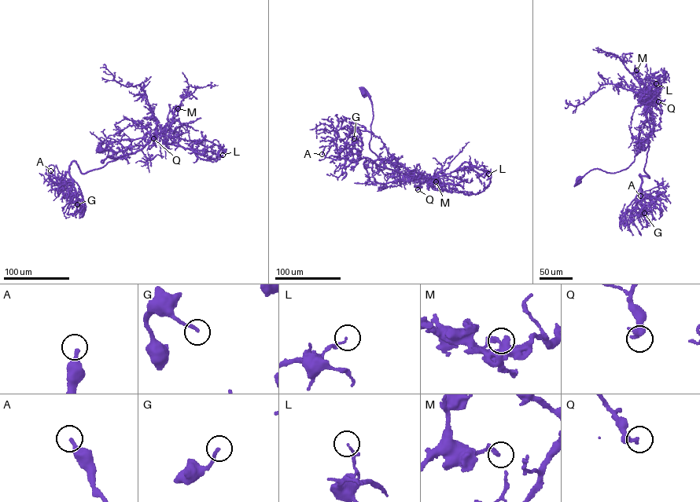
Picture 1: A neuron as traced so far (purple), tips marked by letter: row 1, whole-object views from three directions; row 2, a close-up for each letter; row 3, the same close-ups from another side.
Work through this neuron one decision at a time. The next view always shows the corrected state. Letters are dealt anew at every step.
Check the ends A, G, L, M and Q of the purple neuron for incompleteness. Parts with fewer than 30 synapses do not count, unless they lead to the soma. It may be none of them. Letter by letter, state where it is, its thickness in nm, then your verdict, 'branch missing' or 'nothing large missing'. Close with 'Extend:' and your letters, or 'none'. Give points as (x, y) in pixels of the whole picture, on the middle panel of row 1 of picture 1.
A: (322, 154) | 280 nm | nothing large missing
G: (354, 138) | 160 nm | nothing large missing
L: (488, 174) | 100 nm | nothing large missing
M: (436, 181) | 220 nm | nothing large missing
Q: (418, 189) | 340 nm | nothing large missing
Extend: none

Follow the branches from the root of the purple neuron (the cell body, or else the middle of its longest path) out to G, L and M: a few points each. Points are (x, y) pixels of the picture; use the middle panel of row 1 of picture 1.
G: (363, 93), (373, 105), (369, 147), (386, 167), (366, 157), (354, 162), (339, 158), (354, 138)
L: (363, 93), (373, 105), (369, 147), (387, 167), (423, 178), (456, 170), (473, 170), (484, 177), (488, 174)
M: (363, 93), (369, 97), (373, 105), (370, 149), (388, 168), (422, 178), (433, 176), (432, 181), (436, 181)

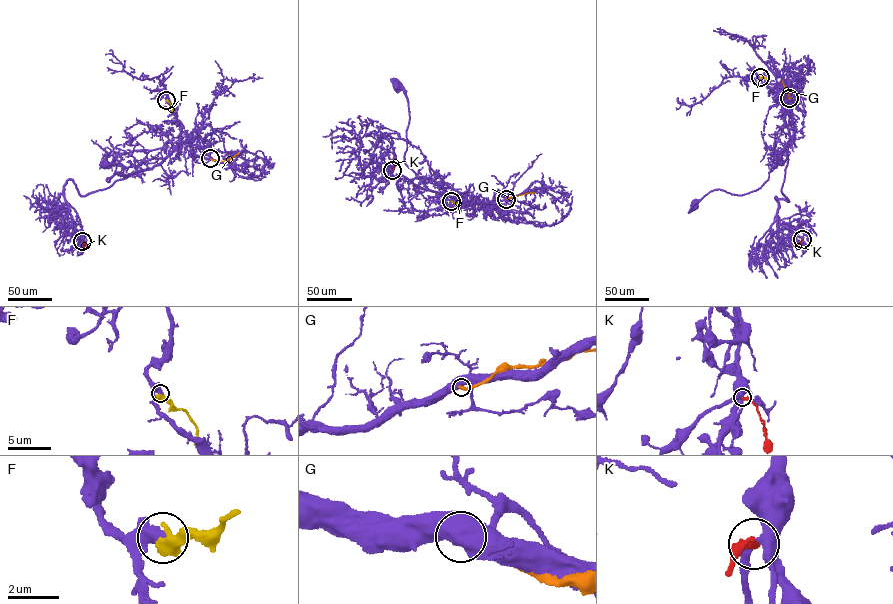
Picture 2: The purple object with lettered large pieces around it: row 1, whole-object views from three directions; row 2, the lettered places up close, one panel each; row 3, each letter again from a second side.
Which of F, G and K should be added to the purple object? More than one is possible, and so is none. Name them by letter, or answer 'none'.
none

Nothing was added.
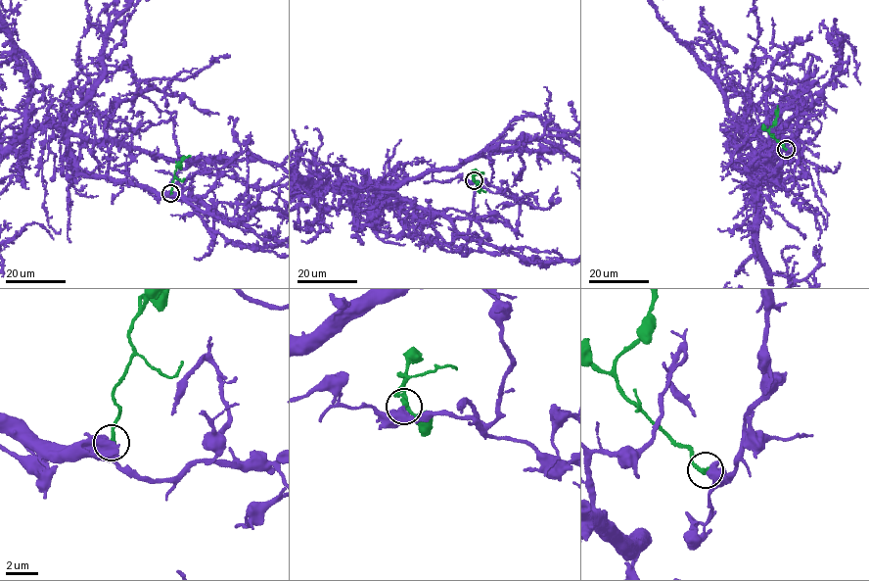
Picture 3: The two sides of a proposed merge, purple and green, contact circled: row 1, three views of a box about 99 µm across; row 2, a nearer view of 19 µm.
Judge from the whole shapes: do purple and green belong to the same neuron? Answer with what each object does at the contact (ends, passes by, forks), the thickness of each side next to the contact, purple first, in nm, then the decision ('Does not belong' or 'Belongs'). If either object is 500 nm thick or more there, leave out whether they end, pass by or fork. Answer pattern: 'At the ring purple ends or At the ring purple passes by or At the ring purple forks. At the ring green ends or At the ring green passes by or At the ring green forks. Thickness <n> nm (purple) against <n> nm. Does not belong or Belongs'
Thickness 600 nm (purple) against 240 nm. Belongs

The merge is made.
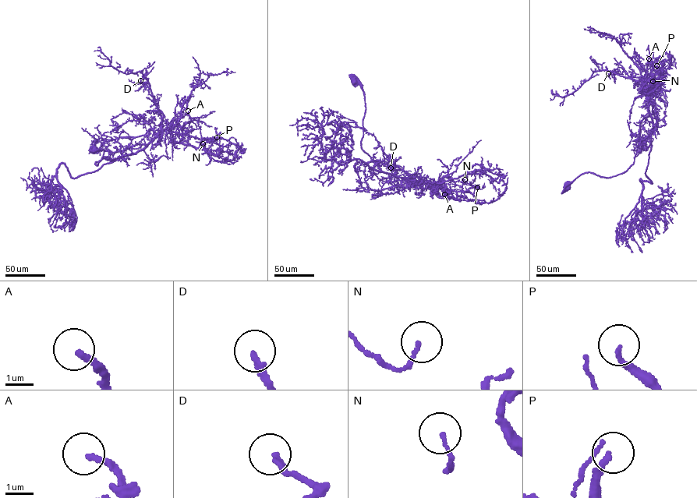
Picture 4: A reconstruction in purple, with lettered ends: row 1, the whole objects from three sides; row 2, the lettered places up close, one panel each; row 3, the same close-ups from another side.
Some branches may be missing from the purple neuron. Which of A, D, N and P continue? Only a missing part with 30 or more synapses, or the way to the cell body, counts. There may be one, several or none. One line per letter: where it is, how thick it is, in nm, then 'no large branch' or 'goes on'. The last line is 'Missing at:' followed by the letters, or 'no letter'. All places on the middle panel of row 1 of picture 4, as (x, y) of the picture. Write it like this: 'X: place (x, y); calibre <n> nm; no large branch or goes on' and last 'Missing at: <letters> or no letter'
A: place (444, 194); calibre 200 nm; goes on
D: place (390, 167); calibre 200 nm; goes on
N: place (465, 179); calibre 110 nm; no large branch
P: place (477, 187); calibre 190 nm; goes on
Missing at: A, D, P

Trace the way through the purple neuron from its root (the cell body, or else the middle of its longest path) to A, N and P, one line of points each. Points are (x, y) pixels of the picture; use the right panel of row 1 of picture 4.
A: (567, 186), (586, 172), (621, 174), (650, 143), (648, 88), (663, 61), (649, 58)
N: (567, 186), (586, 172), (621, 174), (649, 145), (652, 81)
P: (567, 186), (586, 172), (621, 174), (649, 145), (648, 88), (663, 66), (656, 65)

